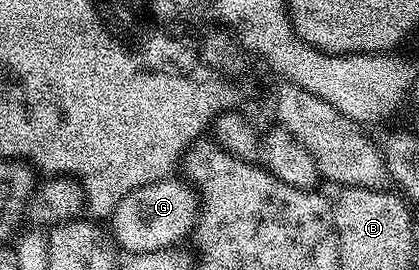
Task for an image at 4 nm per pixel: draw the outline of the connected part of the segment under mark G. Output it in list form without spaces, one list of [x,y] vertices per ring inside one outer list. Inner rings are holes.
[[[174,180],[148,183],[120,199],[120,203],[114,208],[114,214],[108,219],[108,233],[113,244],[121,252],[123,249],[123,254],[169,249],[193,234],[198,223],[200,204],[197,192],[185,180]]]

